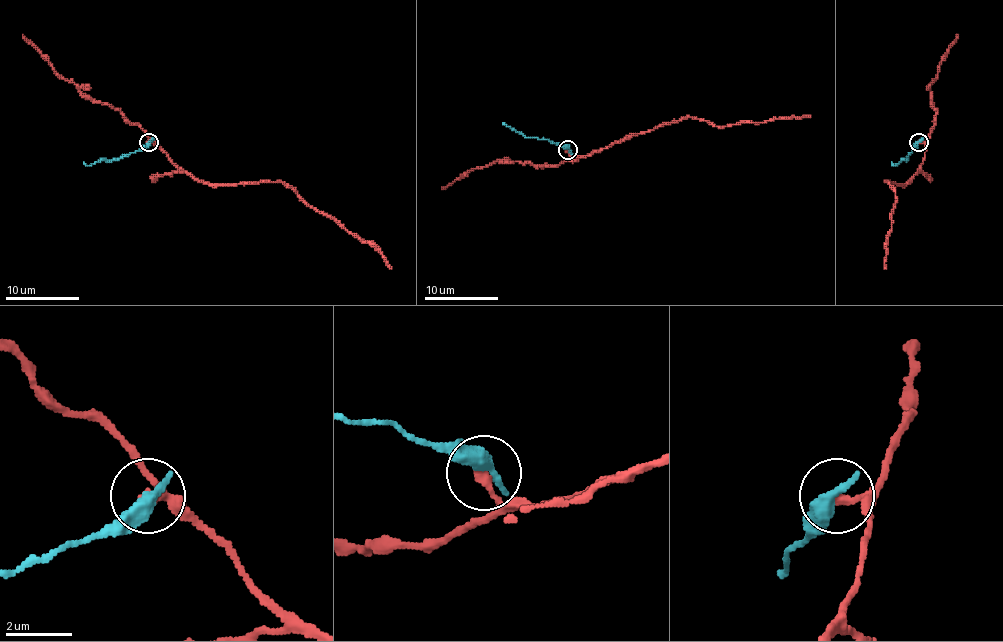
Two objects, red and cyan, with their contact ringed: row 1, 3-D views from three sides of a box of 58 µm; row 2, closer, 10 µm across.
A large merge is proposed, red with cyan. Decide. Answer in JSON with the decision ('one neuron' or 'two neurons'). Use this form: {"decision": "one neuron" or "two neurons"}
{"decision": "two neurons"}

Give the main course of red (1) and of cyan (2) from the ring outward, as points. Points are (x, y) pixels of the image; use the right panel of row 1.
1: (919, 141), (925, 143), (925, 160), (912, 178), (906, 184), (886, 182), (895, 193), (886, 269)
2: (919, 141), (906, 160), (895, 165), (891, 162)

